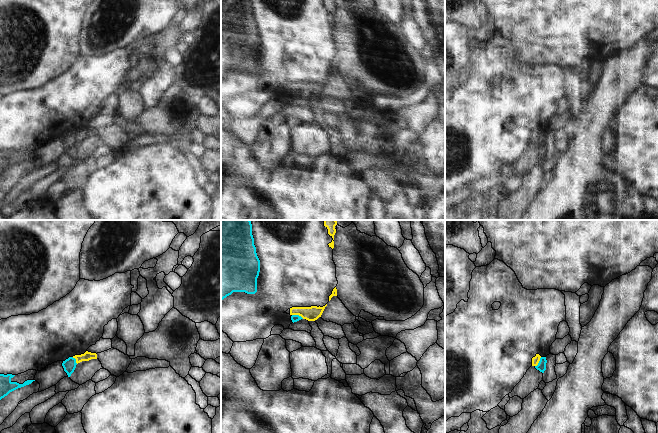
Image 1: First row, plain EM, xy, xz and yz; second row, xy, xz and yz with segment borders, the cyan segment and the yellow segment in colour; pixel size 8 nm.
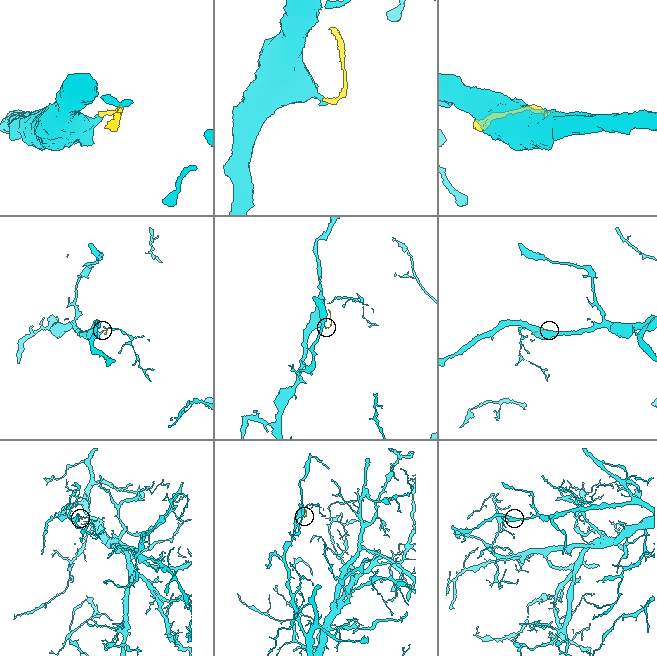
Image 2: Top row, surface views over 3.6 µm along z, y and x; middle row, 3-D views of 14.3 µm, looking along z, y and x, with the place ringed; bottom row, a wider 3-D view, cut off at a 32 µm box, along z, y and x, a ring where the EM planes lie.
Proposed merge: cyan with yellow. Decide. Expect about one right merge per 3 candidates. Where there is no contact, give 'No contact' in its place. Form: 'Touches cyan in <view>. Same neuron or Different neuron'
Touches cyan in xz. Different neuron.

